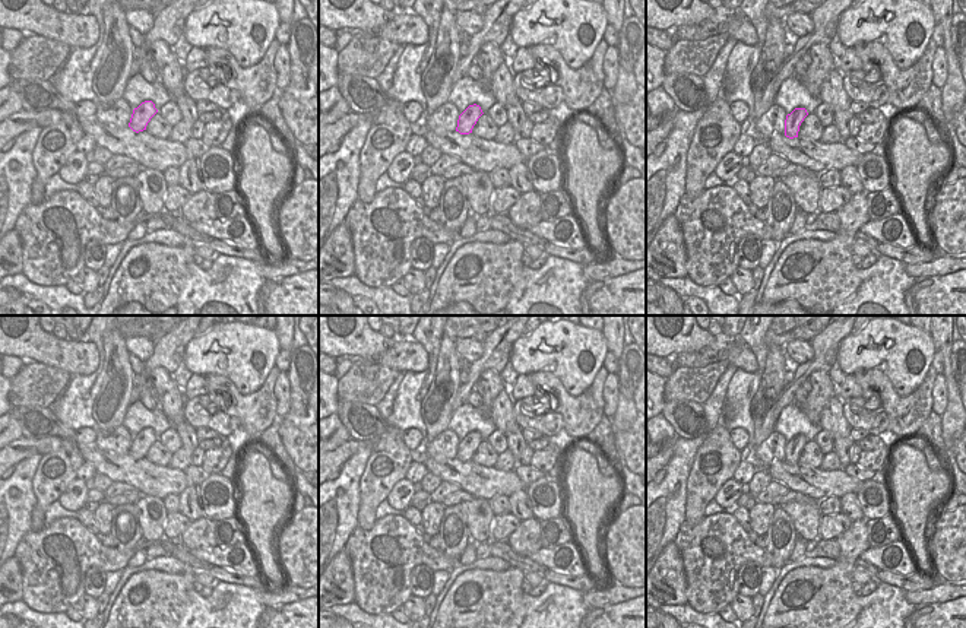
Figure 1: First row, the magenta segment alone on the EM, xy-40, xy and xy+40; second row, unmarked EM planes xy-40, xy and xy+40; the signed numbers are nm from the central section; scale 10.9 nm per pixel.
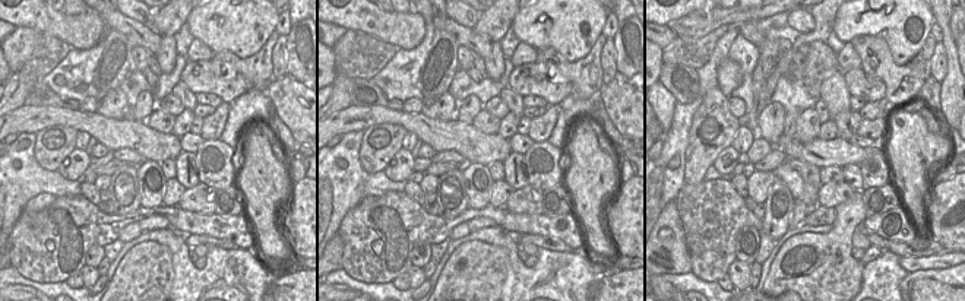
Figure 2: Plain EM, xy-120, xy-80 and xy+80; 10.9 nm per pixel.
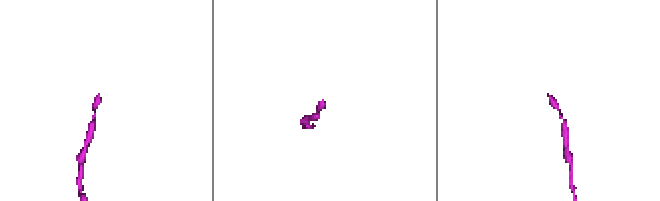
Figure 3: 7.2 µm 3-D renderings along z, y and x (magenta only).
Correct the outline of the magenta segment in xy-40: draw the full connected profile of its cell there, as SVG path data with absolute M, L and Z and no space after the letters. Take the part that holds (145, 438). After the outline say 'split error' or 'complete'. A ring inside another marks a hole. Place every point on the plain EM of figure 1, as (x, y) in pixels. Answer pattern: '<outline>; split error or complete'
M152 428L142 429L133 437L129 454L136 460L146 457L148 450L156 440L158 437Z; complete

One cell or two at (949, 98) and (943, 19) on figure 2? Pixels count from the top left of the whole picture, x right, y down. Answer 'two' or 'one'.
one

